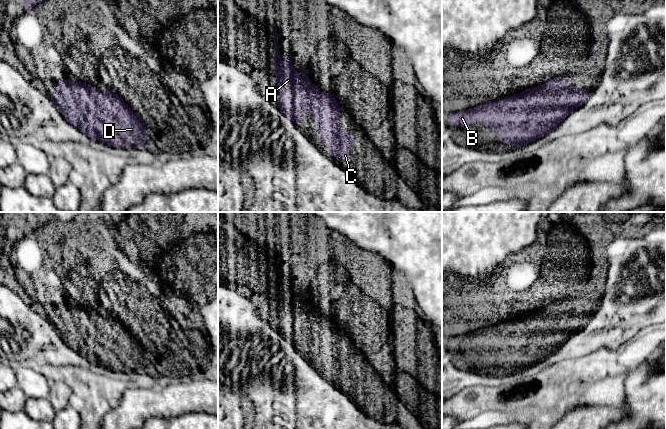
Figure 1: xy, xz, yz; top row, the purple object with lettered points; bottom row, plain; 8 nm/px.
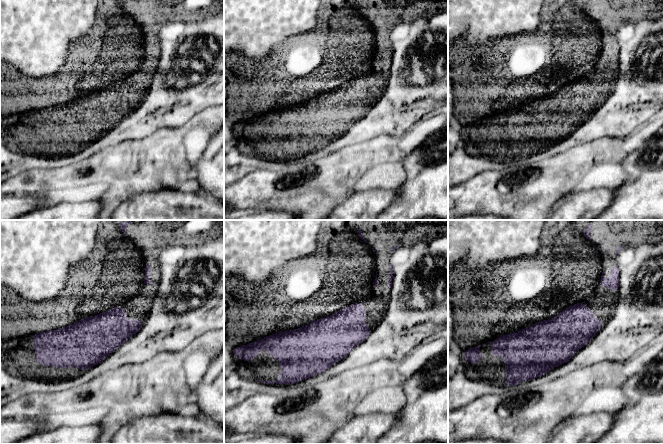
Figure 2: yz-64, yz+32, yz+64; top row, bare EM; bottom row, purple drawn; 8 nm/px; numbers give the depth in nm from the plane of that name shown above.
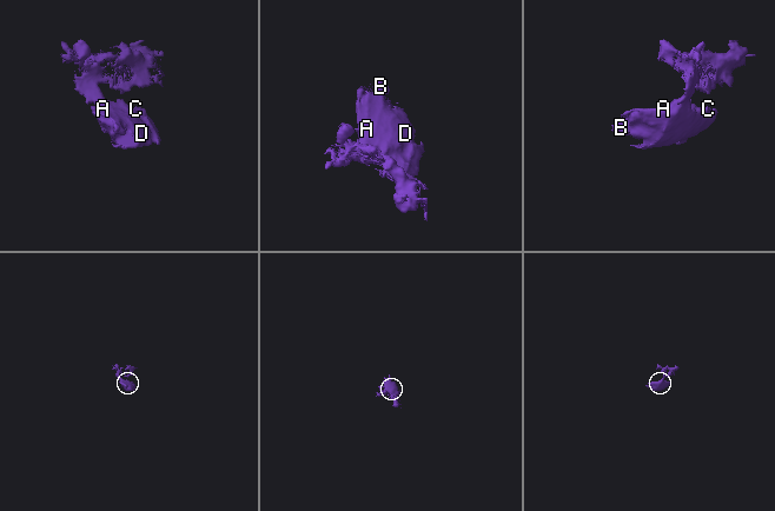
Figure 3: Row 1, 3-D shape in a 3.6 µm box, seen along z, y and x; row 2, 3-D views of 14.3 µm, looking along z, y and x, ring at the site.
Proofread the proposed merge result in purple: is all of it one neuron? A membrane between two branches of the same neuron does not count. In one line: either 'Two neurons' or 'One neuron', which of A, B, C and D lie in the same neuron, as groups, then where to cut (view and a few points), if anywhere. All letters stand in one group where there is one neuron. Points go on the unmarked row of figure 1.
One neuron. Groups: A B C D. No split

